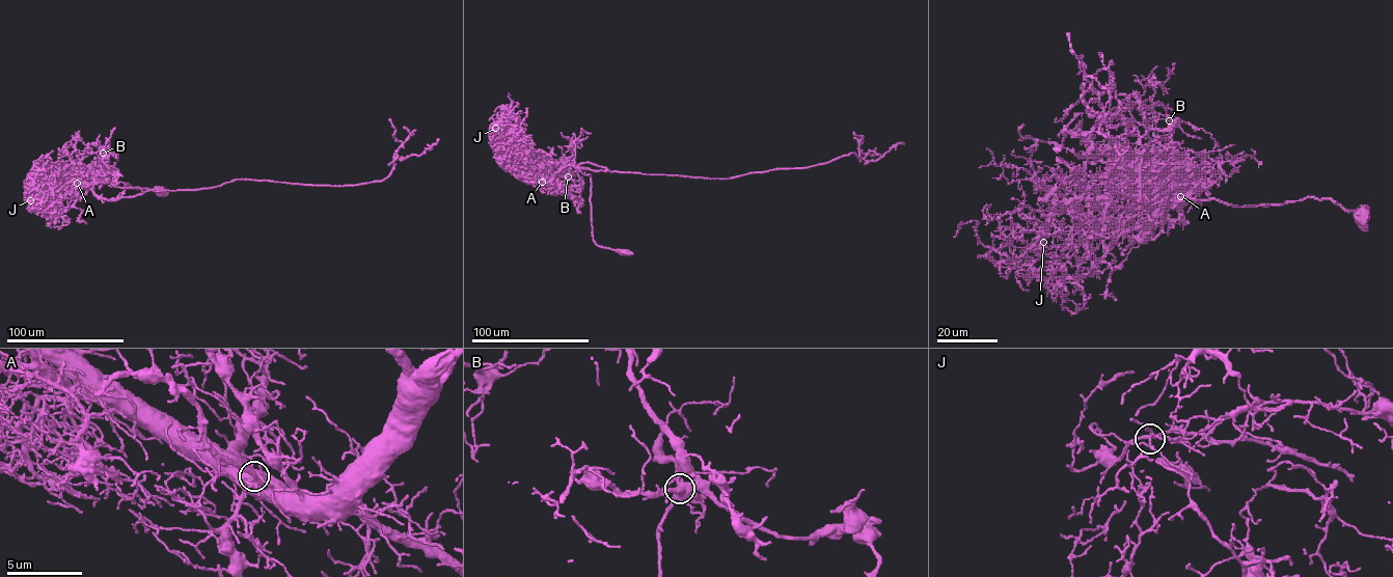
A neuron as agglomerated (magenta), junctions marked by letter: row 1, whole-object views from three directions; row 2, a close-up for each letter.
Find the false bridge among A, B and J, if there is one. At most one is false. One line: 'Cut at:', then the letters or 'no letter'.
Cut at: J

